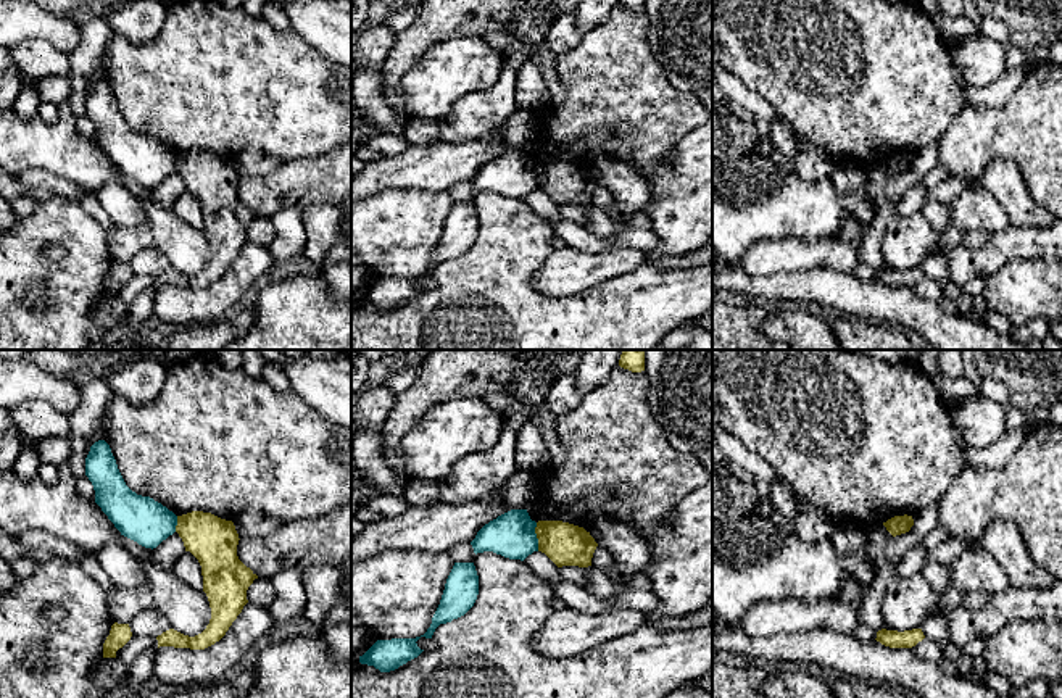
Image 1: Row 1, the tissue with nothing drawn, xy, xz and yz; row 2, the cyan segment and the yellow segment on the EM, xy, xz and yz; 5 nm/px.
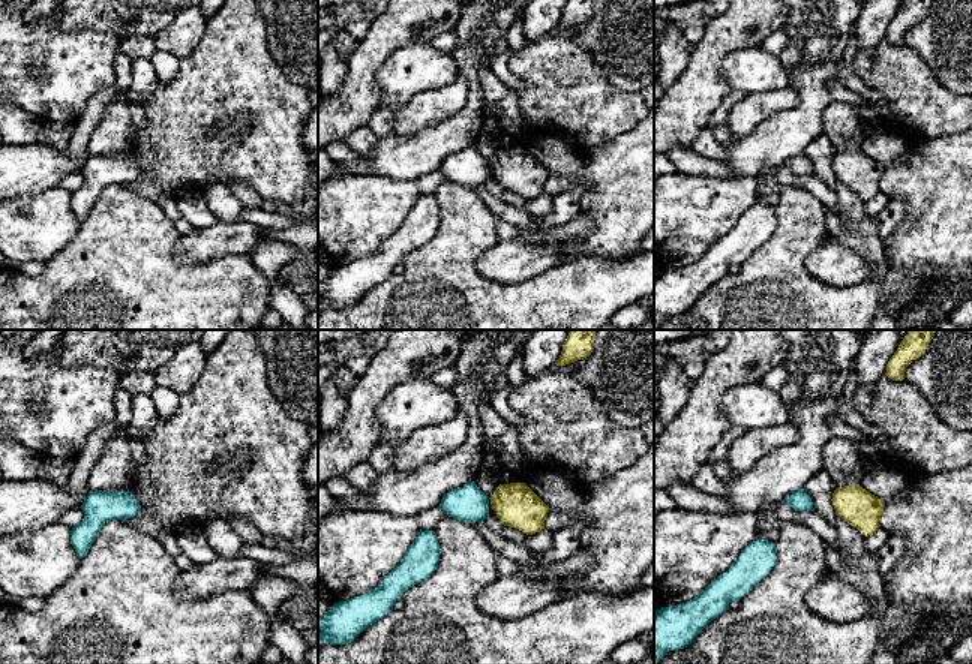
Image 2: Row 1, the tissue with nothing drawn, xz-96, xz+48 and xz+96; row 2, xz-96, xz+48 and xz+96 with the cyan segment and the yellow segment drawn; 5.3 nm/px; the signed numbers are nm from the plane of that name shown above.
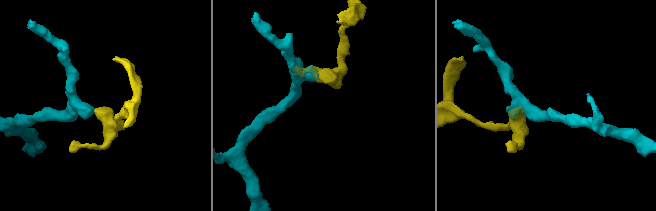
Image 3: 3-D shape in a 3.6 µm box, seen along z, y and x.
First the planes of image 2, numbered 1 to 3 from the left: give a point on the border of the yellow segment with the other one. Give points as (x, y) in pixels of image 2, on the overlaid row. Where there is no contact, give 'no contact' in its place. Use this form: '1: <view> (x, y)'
1: no contact
2: no contact
3: no contact

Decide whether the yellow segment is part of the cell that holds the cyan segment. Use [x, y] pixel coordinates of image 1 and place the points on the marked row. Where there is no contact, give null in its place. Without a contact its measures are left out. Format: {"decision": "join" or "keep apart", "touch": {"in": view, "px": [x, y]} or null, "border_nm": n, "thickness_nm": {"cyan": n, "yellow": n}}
{"decision": "keep apart", "touch": {"in": "xz", "px": [535, 537]}, "border_nm": 140, "thickness_nm": {"cyan": 220, "yellow": 220}}

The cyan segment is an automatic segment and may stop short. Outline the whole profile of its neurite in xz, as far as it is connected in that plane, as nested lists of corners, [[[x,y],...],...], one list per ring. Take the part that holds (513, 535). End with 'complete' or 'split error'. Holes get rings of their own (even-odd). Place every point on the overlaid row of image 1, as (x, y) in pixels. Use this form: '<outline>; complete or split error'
[[[511,509],[485,524],[471,542],[474,553],[493,551],[509,559],[524,561],[538,551],[537,522],[527,509]]]; complete

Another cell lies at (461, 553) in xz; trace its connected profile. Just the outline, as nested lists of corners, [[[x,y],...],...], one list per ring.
[[[459,543],[448,550],[454,563],[474,563],[475,553],[471,543]]]

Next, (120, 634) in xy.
[[[129,624],[111,625],[110,635],[103,643],[103,658],[116,658],[116,651],[122,648],[132,637]]]

